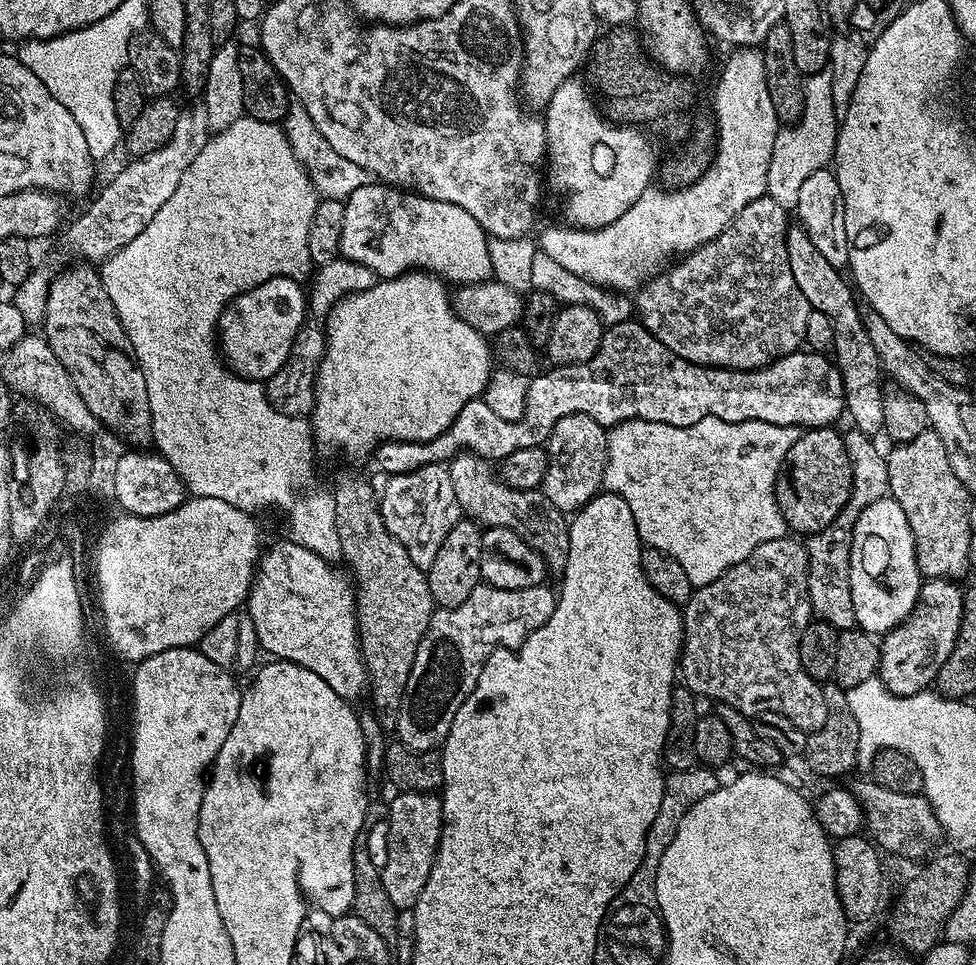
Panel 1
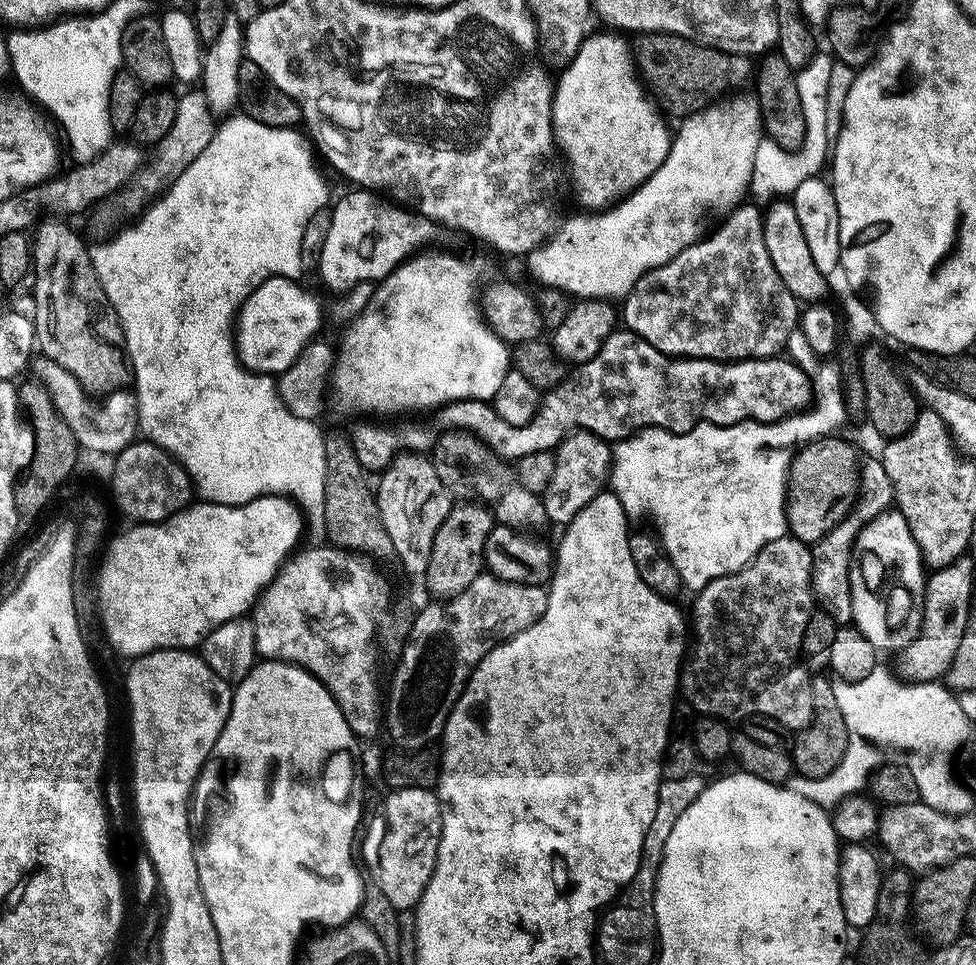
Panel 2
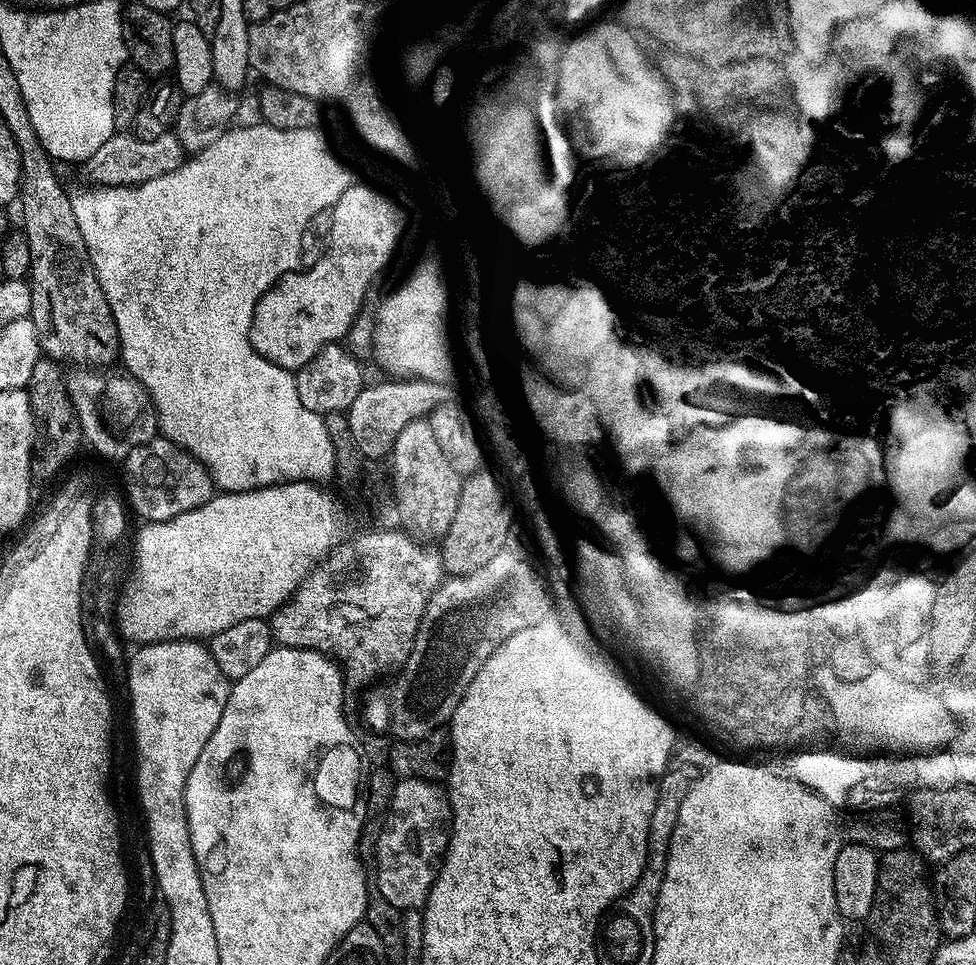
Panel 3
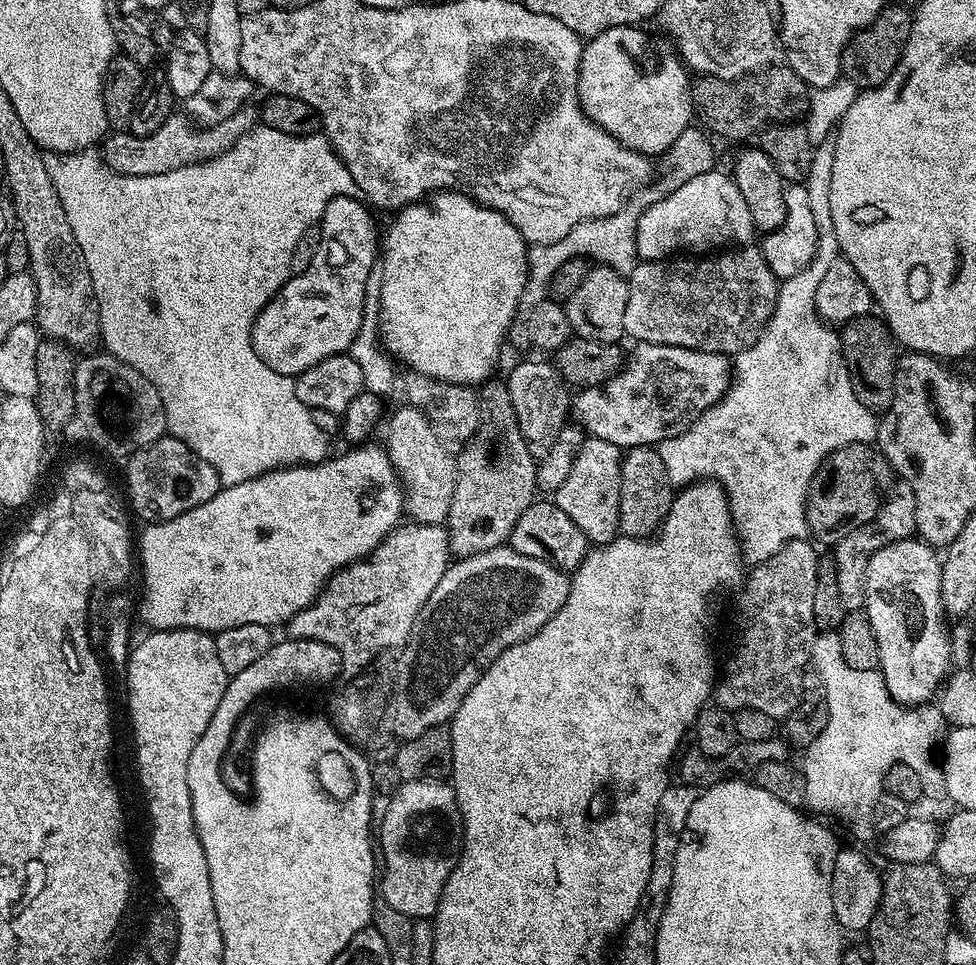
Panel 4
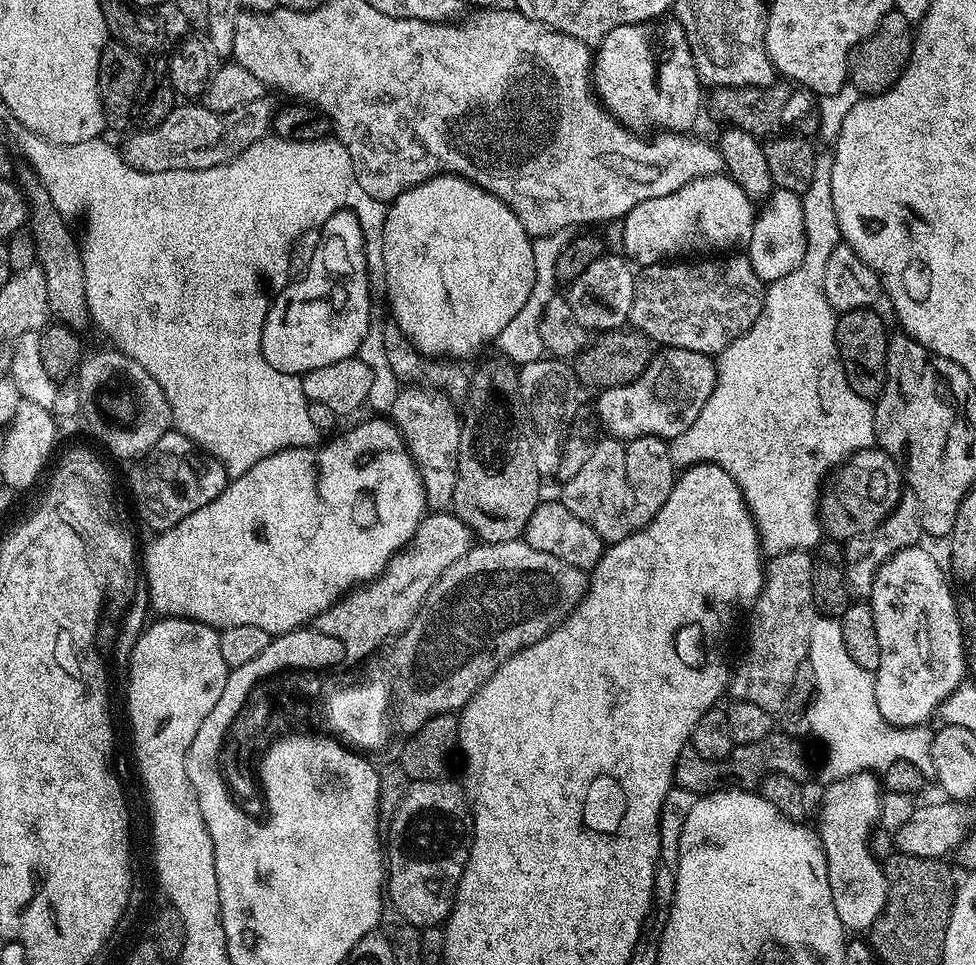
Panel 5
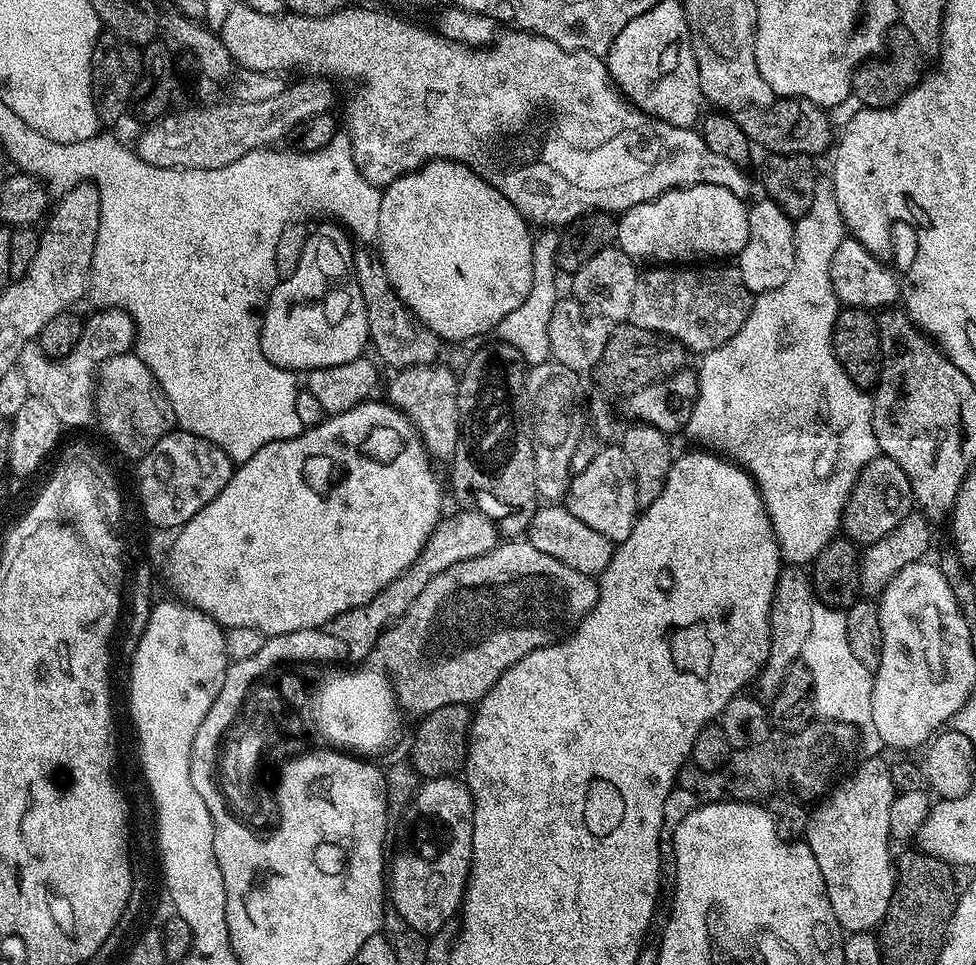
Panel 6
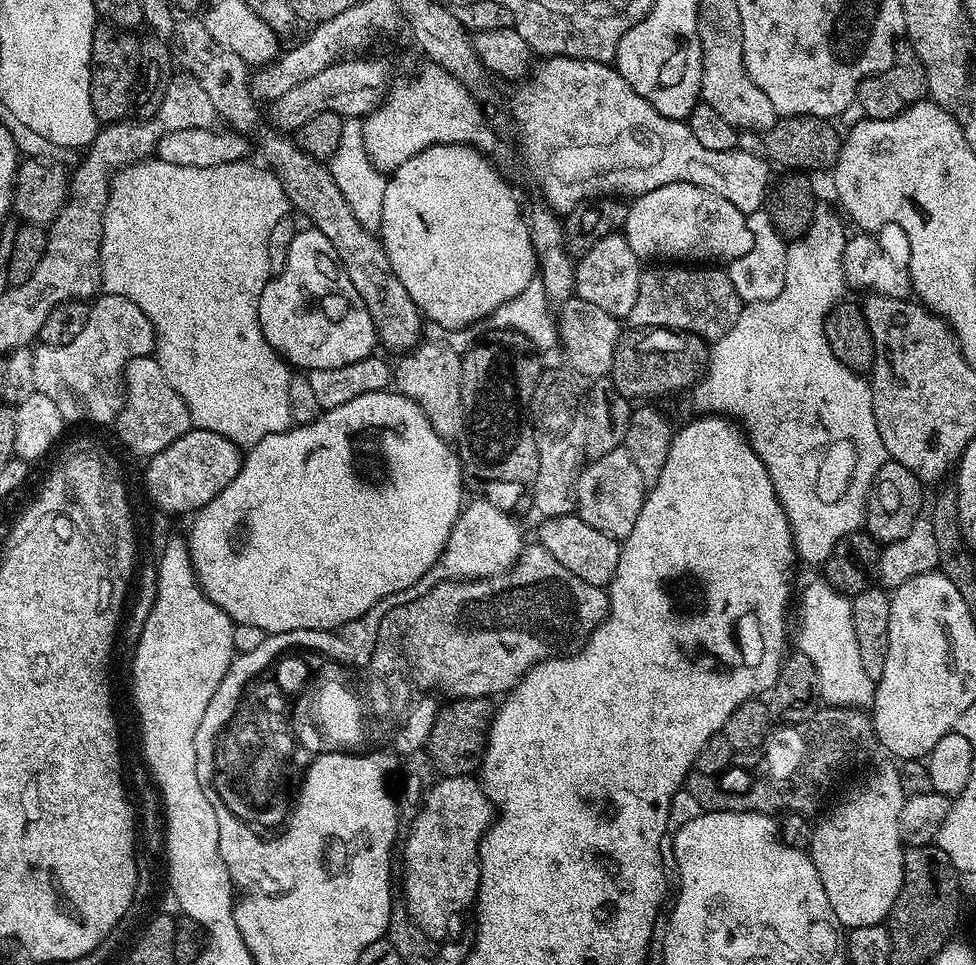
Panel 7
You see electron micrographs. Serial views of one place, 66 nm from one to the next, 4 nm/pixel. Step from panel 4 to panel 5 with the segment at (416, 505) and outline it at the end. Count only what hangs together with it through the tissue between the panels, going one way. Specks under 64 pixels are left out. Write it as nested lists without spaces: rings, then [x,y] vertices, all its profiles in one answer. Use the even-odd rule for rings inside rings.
[[[435,386],[423,387],[402,389],[392,400],[390,419],[399,428],[412,461],[420,472],[427,507],[444,510],[452,503],[456,485],[462,416],[456,413],[457,405],[447,392]]]

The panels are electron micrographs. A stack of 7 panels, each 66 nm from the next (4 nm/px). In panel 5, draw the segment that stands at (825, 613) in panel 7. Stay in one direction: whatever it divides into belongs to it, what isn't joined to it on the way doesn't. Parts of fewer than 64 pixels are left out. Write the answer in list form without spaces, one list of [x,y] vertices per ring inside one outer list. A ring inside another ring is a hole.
[[[821,615],[814,622],[814,630],[810,630],[810,648],[816,675],[820,677],[820,701],[813,714],[816,730],[812,736],[831,751],[827,767],[831,777],[852,772],[860,764],[888,764],[892,756],[925,760],[928,732],[901,733],[889,727],[889,721],[878,710],[875,675],[850,658],[839,619]]]

